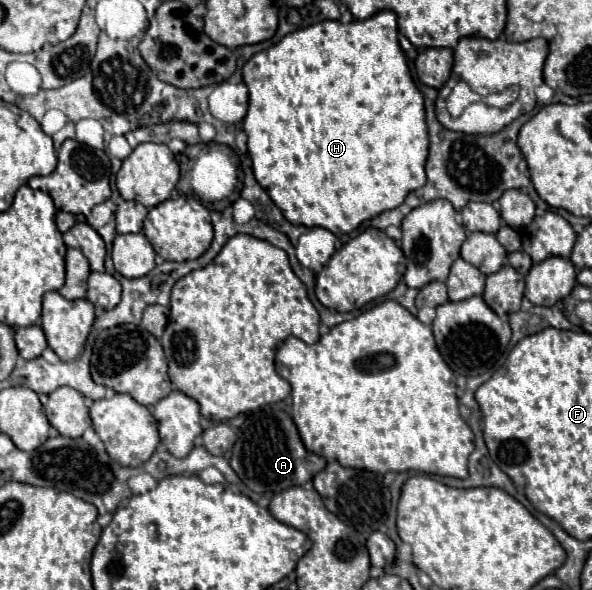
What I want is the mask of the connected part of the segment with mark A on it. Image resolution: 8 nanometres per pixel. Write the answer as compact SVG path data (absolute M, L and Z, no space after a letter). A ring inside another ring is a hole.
M260 408L248 414L244 424L236 432L238 432L238 440L236 446L232 448L230 466L252 492L264 494L266 490L270 490L278 494L290 486L302 486L326 466L324 458L304 448L294 420L282 410ZM266 442L270 442L268 450L266 448L262 450L262 444Z

